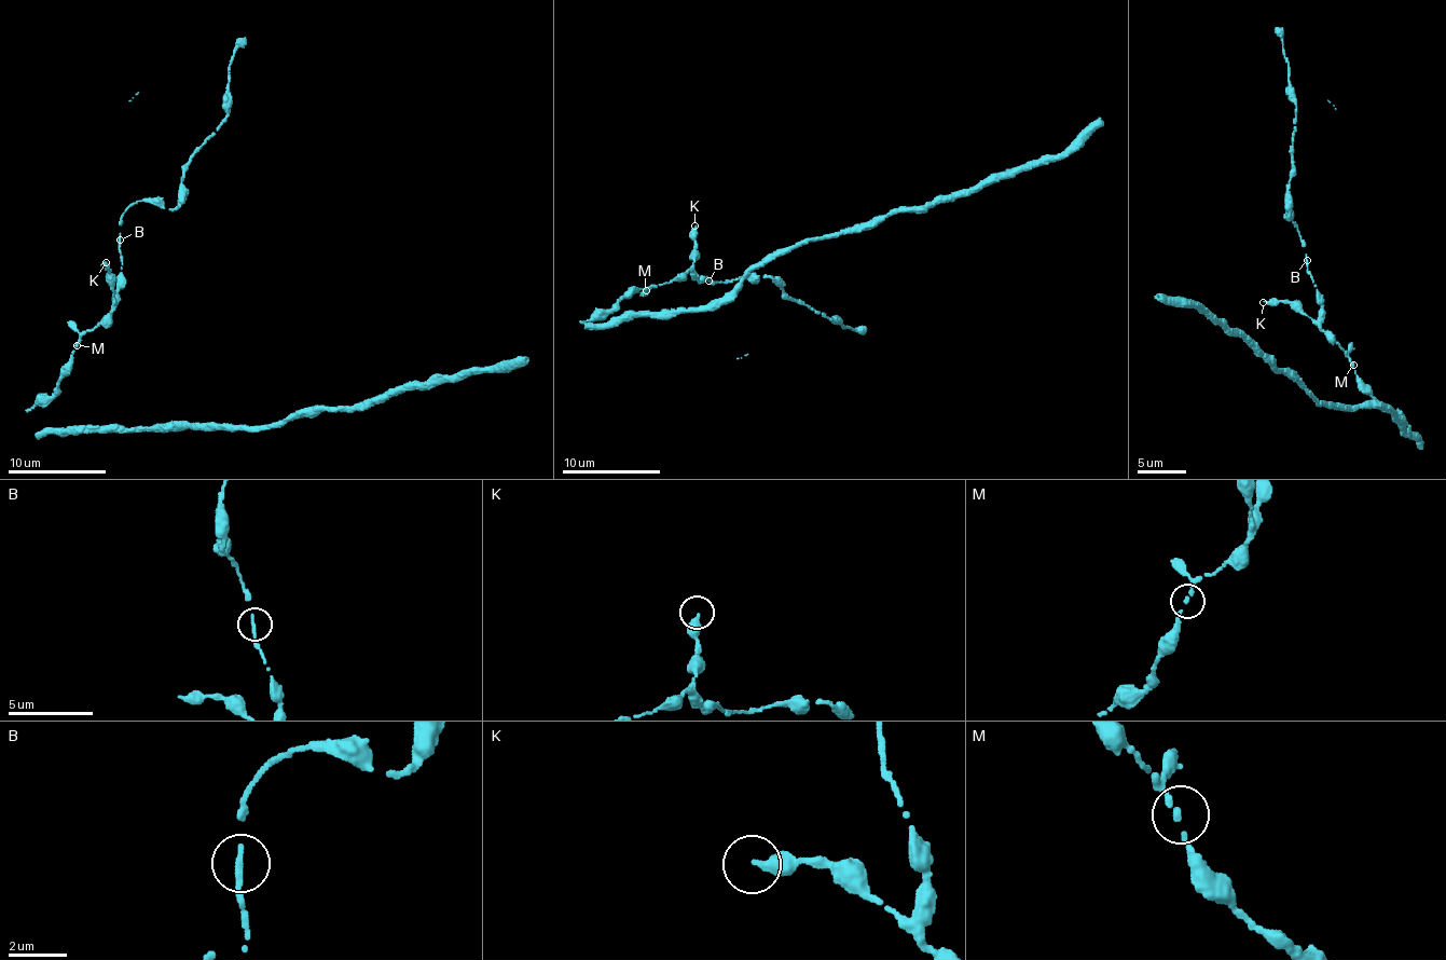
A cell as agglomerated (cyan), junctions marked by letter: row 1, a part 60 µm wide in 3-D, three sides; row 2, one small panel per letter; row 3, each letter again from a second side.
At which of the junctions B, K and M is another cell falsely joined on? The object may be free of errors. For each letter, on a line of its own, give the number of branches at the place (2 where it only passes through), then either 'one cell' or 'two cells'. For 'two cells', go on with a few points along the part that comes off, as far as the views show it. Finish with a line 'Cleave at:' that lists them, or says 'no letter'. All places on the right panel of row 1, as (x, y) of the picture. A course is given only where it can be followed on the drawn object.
B: branches 2; one cell
K: branches 1; one cell
M: branches 2; one cell
Cleave at: no letter

